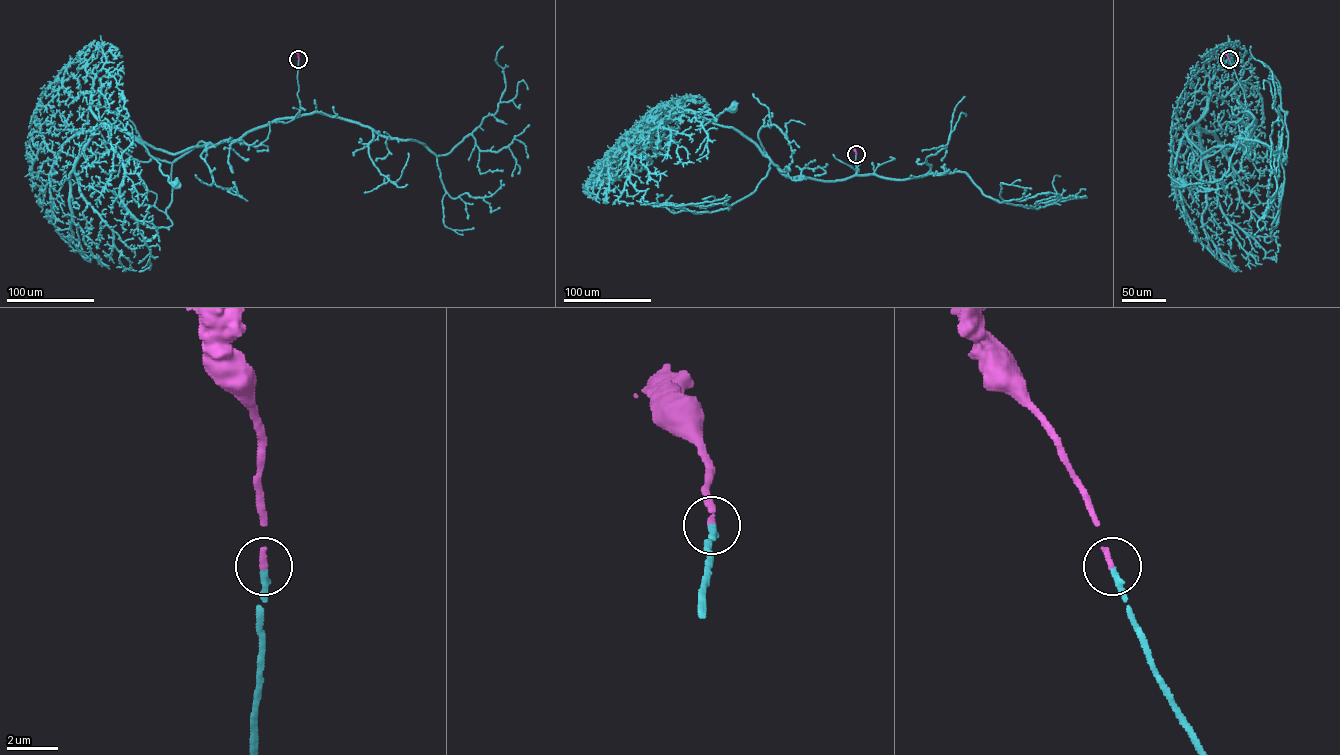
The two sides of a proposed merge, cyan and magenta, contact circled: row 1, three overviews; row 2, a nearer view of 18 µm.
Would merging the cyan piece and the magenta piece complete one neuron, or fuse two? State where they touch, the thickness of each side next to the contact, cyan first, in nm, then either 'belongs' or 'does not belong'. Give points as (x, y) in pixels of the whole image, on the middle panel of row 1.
place (856, 154); calibres 240 and 220 nm; belongs

